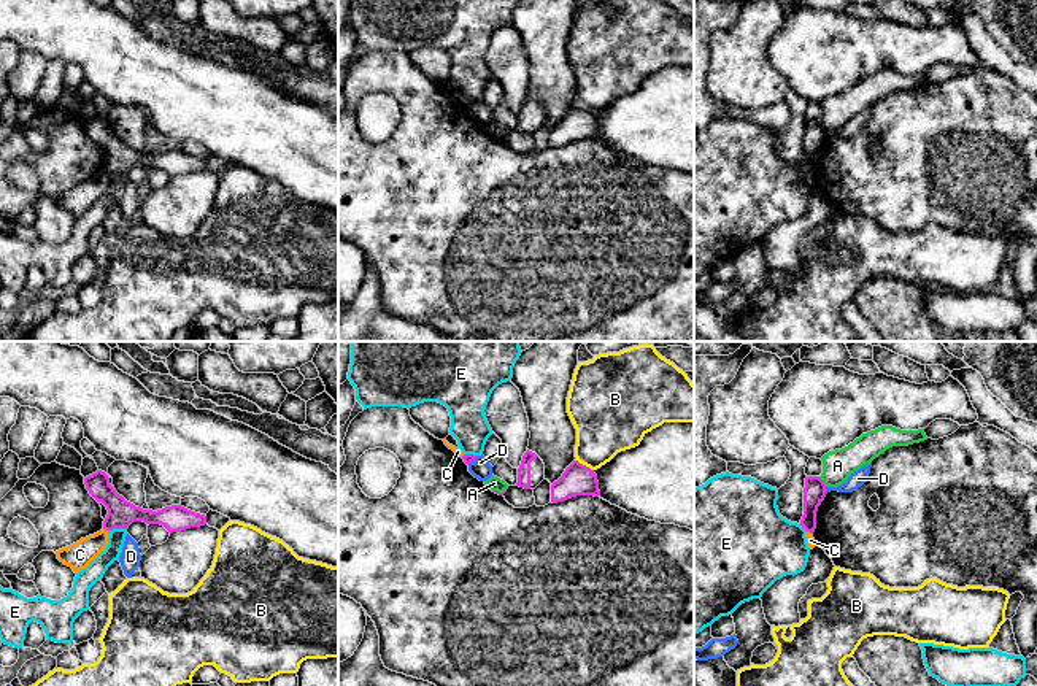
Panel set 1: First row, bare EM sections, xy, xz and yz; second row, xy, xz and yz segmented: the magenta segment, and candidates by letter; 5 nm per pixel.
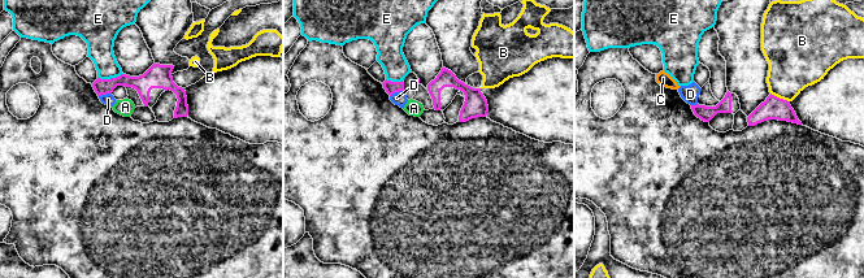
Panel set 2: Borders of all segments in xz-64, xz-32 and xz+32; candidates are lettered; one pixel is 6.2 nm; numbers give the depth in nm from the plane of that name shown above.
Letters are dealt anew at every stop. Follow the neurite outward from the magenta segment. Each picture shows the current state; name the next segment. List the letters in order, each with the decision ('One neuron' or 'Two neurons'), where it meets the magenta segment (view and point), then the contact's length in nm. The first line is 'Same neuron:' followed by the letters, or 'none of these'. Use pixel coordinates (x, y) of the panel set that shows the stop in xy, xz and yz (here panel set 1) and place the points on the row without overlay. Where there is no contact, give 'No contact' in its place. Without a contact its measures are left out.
Same neuron: none of these
A: Two neurons. Touches magenta at yz (823, 126). Shared border 60 nm
B: Two neurons. Touches magenta at xz (585, 110). Shared border 110 nm
C: Two neurons. Touches magenta at xy (105, 173). Shared border 30 nm
D: Two neurons. Touches magenta at yz (824, 134). Shared border 40 nm
E: Two neurons. Touches magenta at xy (116, 172). Shared border 100 nm

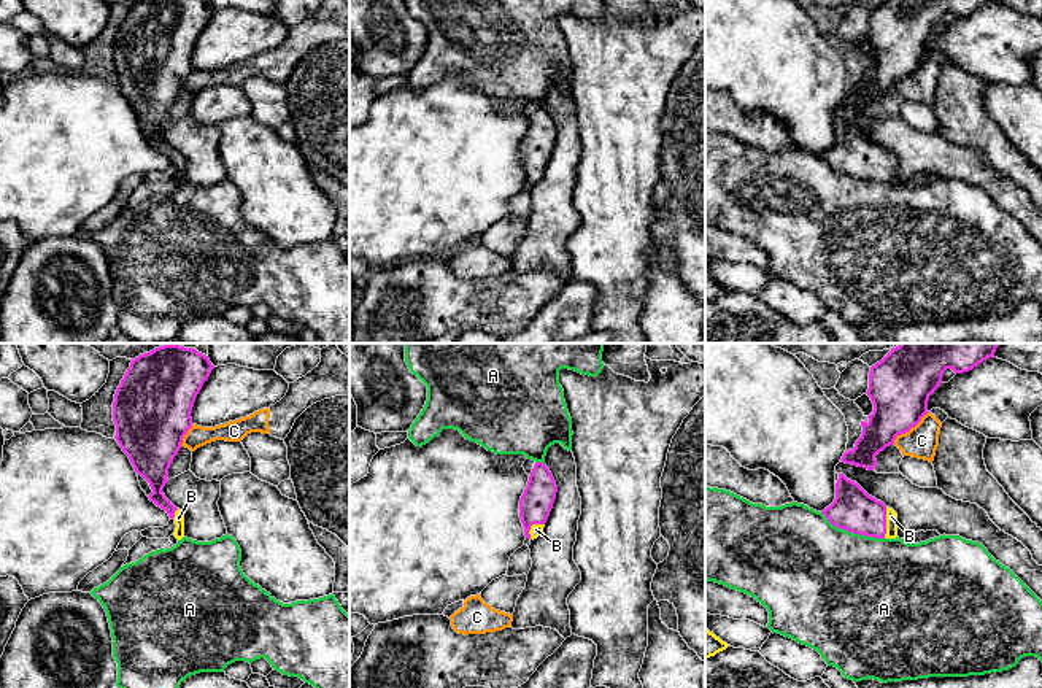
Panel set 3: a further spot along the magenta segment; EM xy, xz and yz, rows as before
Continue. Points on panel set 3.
Same neuron: B
A: Two neurons. Touches magenta at yz (852, 175). Shared border 360 nm
B: One neuron. Touches magenta at yz (885, 167). Shared border 160 nm
C: Two neurons. Touches magenta at yz (909, 73). Shared border 240 nm

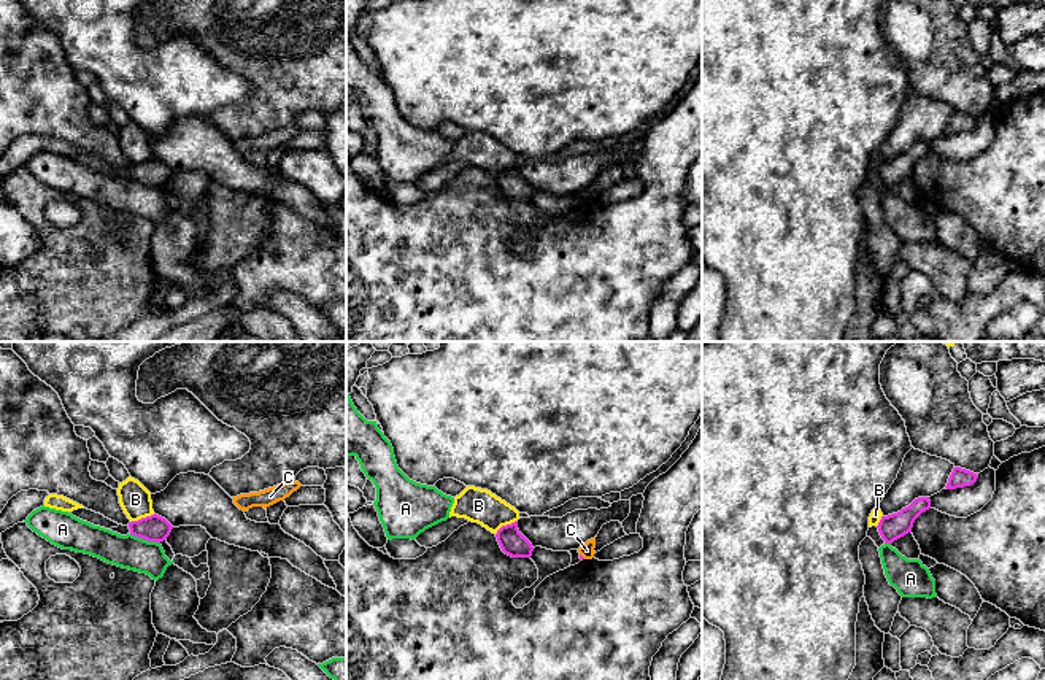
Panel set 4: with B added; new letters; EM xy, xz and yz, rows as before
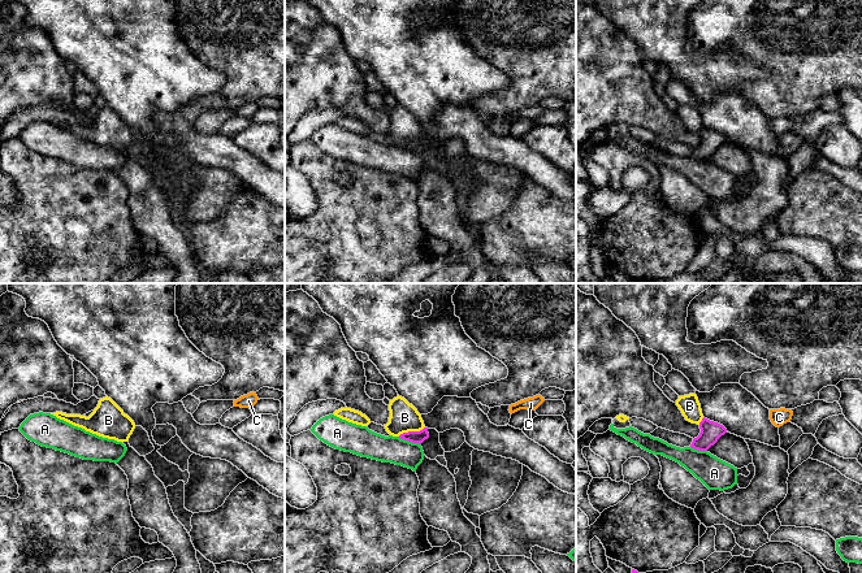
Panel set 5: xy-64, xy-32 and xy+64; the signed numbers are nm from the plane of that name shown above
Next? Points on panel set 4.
Same neuron: none of these
A: Two neurons. Touches magenta at xy (145, 183). Shared border 160 nm
B: Two neurons. Touches magenta at xz (507, 169). Shared border 130 nm
C: Two neurons. Touches magenta at xz (582, 200). Shared border 40 nm

